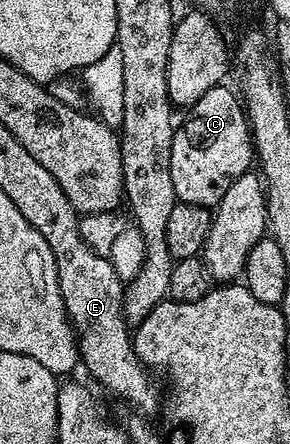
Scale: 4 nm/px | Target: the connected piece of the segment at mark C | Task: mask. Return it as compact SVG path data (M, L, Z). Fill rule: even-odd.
M226 87L208 90L197 100L189 109L190 117L177 125L172 138L172 186L183 204L213 209L228 186L251 171L255 163L254 137L250 135L246 109L239 93Z

